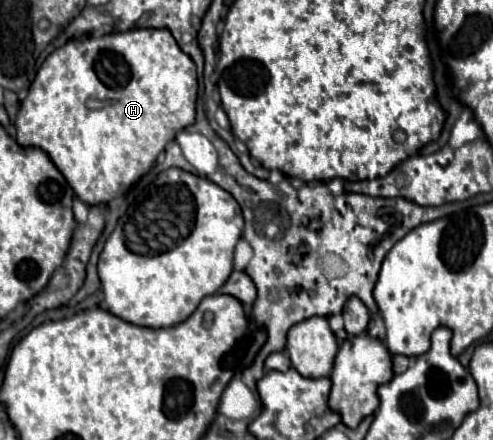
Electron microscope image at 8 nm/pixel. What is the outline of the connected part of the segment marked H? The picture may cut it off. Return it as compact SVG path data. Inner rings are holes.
M140 28L140 30L112 32L112 34L104 34L104 36L98 36L98 38L92 38L92 36L72 38L62 48L56 48L44 60L40 70L36 72L36 78L30 86L30 92L28 92L26 100L22 100L20 112L16 116L16 130L18 130L16 140L18 140L20 146L34 146L34 148L40 148L42 152L46 152L48 158L54 162L54 166L64 174L68 184L74 188L74 192L80 200L84 200L86 204L106 204L112 198L116 198L118 194L122 194L130 184L134 184L154 164L158 154L164 150L164 146L168 142L174 140L178 130L182 130L182 128L186 128L194 122L196 90L198 90L196 64L192 62L192 58L186 52L180 50L174 36L164 28L160 28L160 30L158 28Z

